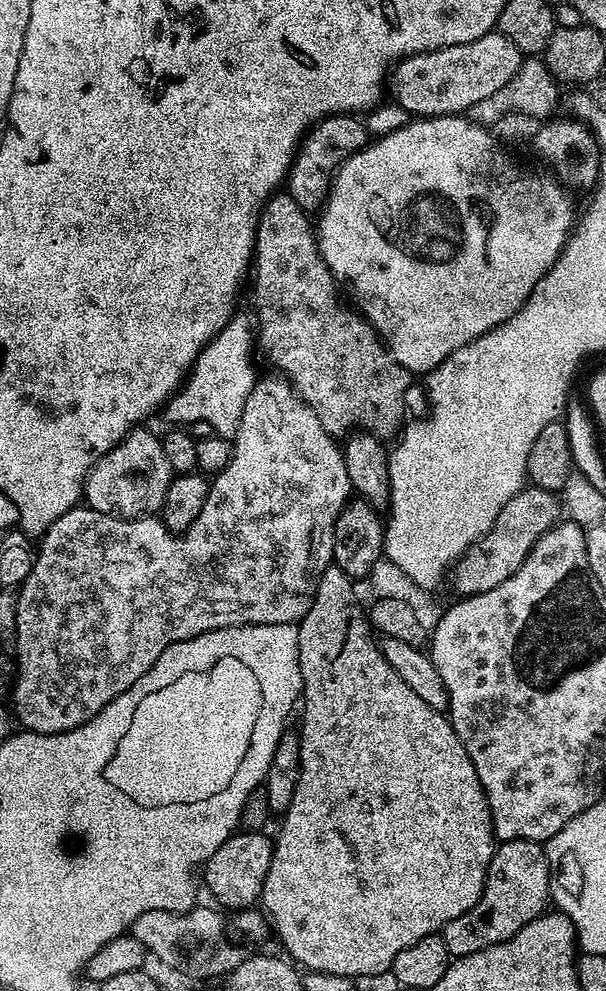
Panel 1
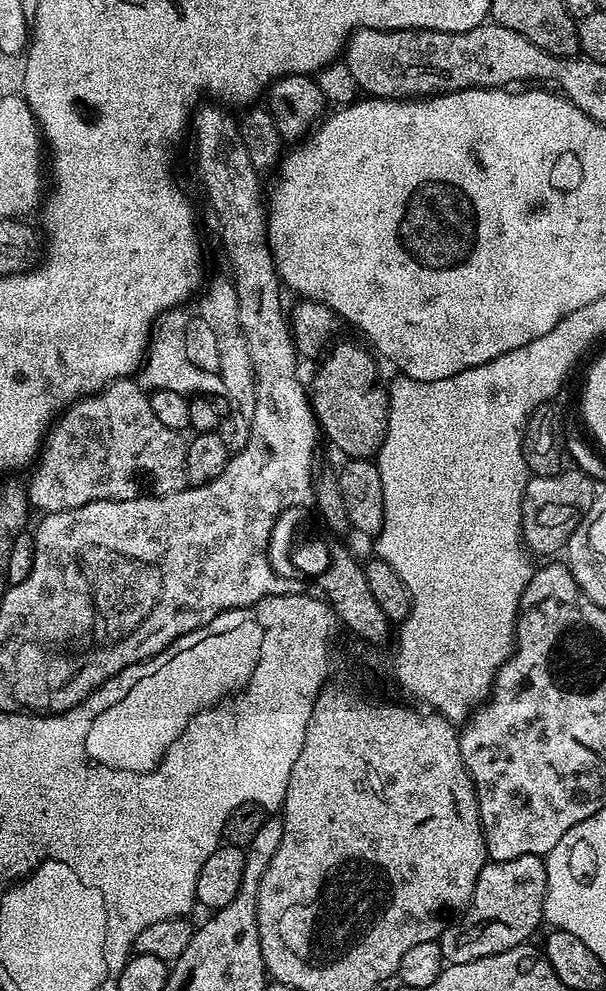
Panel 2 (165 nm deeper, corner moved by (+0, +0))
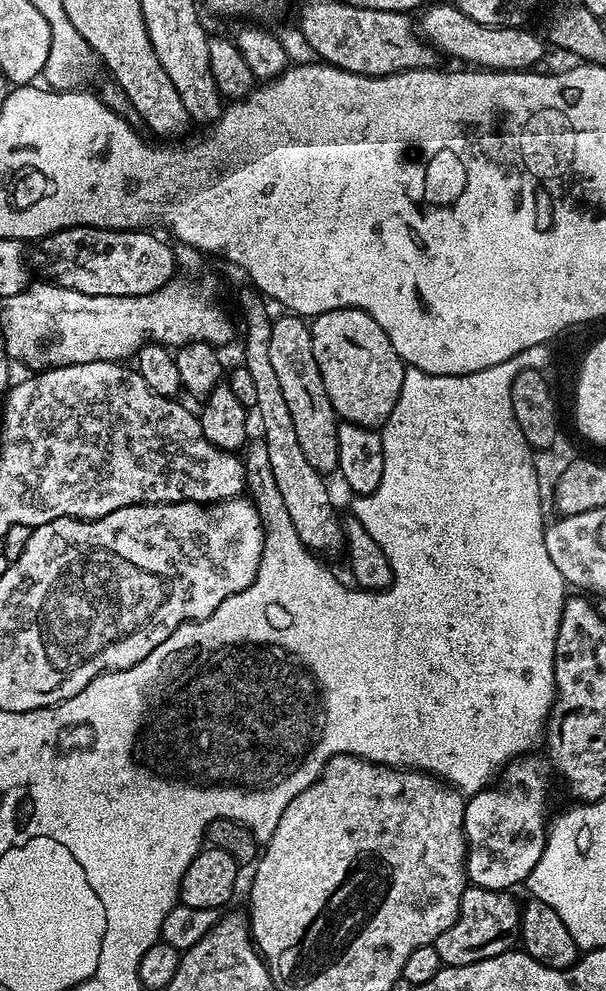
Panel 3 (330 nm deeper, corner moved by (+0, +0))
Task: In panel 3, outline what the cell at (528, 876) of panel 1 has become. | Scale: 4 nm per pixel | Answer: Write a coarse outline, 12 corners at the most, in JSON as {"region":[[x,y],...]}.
{"region":[[469,886],[436,939],[457,968],[517,947],[521,901]]}

